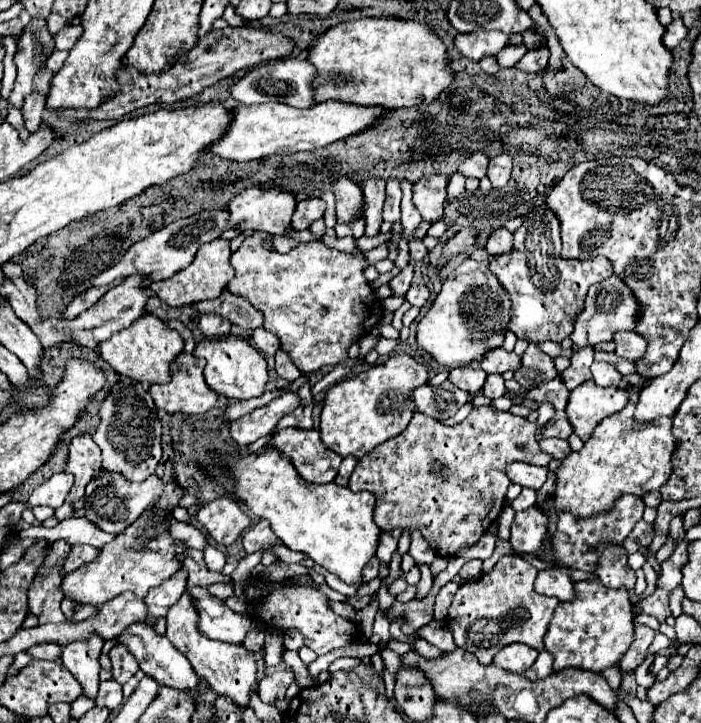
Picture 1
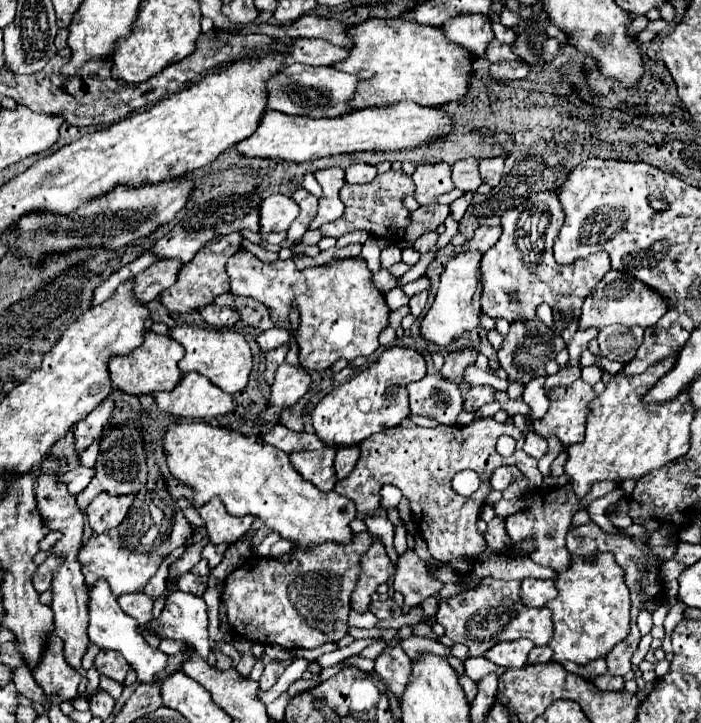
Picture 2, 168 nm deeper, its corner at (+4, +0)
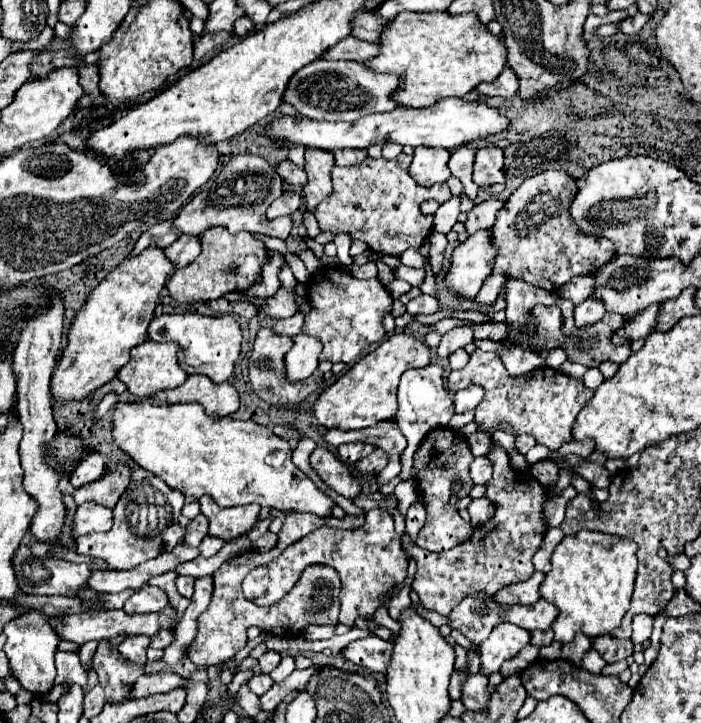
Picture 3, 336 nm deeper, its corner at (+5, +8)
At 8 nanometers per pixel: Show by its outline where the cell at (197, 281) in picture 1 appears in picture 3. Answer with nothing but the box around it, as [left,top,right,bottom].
[166,228,266,304]

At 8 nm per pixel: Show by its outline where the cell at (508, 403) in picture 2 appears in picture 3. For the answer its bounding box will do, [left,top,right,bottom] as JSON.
[448,350,594,450]

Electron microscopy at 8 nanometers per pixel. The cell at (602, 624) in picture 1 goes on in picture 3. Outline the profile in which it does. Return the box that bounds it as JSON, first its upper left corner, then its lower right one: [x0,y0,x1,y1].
[540,530,636,644]

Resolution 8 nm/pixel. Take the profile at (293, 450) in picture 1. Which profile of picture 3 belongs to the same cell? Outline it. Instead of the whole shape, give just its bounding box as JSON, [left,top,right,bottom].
[310,446,362,498]

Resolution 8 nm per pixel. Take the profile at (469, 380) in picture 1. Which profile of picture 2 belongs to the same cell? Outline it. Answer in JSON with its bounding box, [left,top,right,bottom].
[441,348,477,384]

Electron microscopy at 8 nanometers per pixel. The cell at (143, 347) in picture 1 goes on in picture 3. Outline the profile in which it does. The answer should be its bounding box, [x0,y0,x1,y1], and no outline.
[118,340,188,398]

